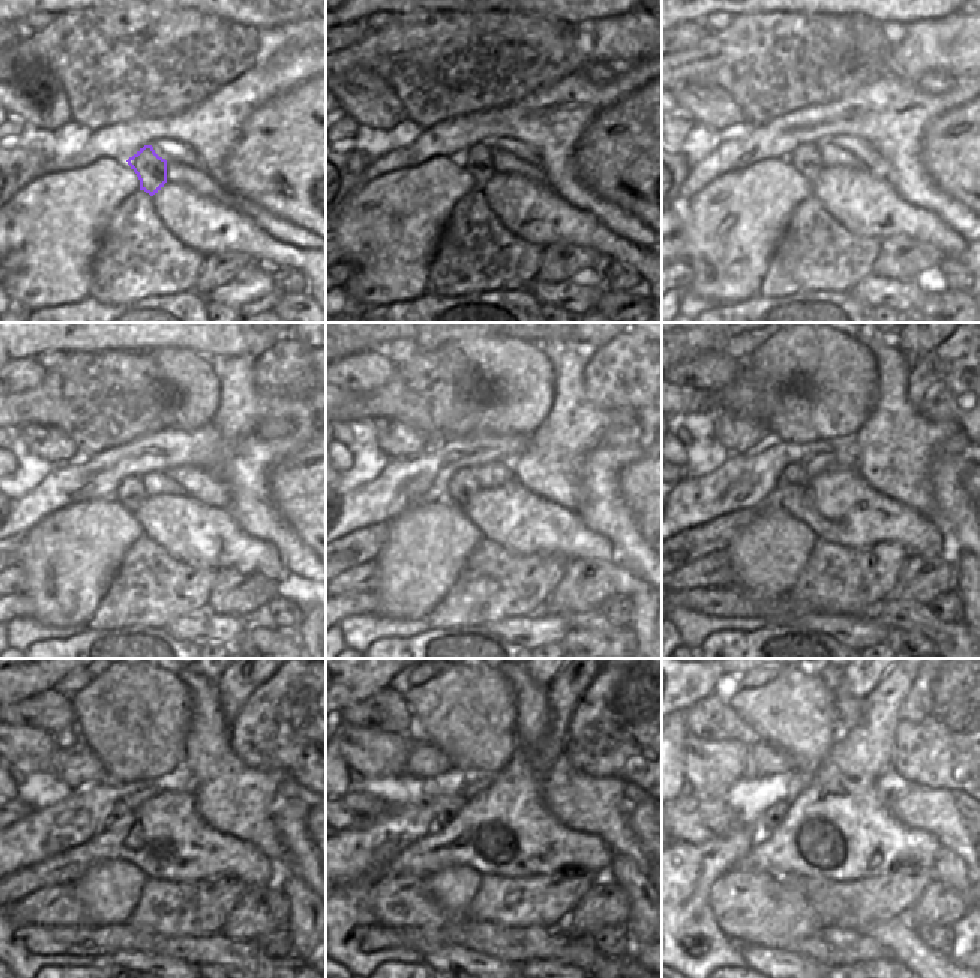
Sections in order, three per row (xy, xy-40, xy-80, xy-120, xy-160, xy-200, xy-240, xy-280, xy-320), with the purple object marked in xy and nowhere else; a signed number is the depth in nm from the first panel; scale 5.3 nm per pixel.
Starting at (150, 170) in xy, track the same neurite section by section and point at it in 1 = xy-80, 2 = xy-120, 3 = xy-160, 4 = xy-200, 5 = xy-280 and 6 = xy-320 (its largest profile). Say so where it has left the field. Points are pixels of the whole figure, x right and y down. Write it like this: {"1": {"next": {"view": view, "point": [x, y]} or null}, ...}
{"1": {"next": {"view": "xy-80", "point": [806, 159]}}, "2": {"next": {"view": "xy-120", "point": [131, 494]}}, "3": {"next": {"view": "xy-160", "point": [462, 486]}}, "4": {"next": {"view": "xy-200", "point": [794, 474]}}, "5": {"next": {"view": "xy-280", "point": [446, 807]}}, "6": {"next": {"view": "xy-320", "point": [775, 815]}}}

